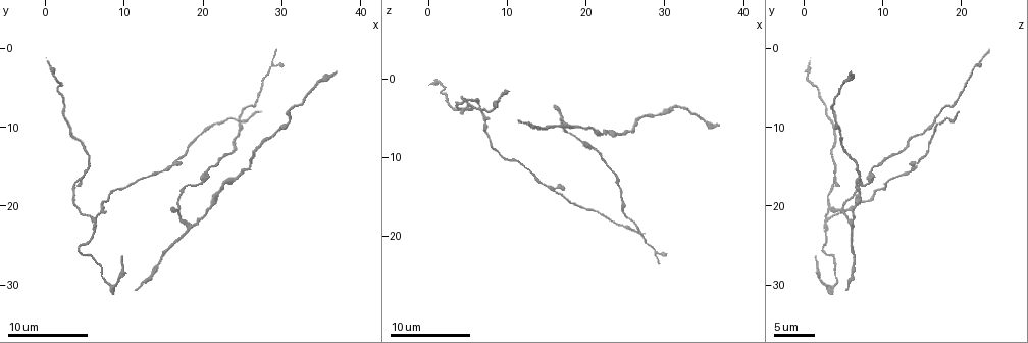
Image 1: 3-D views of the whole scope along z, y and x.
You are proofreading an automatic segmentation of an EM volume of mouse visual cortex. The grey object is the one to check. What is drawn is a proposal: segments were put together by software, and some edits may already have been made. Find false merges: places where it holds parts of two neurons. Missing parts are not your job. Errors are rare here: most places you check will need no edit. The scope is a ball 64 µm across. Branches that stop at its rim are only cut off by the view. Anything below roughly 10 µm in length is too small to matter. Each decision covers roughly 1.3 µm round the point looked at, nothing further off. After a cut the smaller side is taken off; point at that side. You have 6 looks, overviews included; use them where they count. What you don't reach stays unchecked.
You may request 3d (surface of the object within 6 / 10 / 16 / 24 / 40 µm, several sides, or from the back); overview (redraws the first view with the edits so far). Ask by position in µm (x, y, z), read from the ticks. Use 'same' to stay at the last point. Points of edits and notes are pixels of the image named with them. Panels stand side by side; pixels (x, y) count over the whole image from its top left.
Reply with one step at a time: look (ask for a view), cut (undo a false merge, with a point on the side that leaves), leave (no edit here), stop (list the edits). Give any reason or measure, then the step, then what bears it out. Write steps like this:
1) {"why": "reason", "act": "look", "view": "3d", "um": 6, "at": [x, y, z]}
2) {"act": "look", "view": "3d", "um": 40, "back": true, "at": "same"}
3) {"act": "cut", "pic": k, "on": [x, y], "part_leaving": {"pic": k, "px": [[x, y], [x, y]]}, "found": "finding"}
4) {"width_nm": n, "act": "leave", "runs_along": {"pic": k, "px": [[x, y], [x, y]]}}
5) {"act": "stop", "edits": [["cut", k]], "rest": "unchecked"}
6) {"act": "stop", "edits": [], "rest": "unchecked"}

{"act": "look", "view": "3d", "um": 6, "at": [19.2, 17.4, 7.8]}

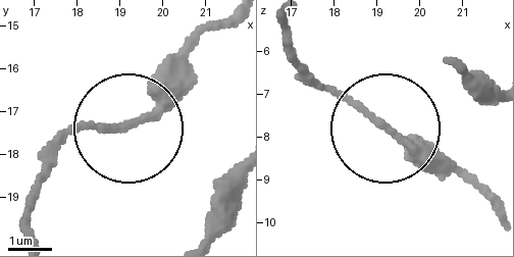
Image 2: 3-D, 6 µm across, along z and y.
{"act": "leave", "runs_along": {"pic": 2, "px": [[483, 194], [301, 78]]}, "found": "all the same neuron"}

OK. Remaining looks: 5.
{"why": "arms part here", "act": "look", "view": "3d", "um": 10, "at": [6.0, 21.8, 2.8]}

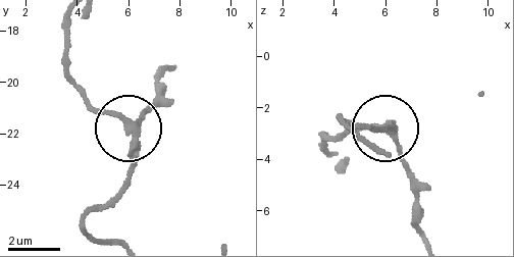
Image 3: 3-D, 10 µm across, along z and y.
{"act": "look", "view": "3d", "um": 10, "back": true, "at": "same"}

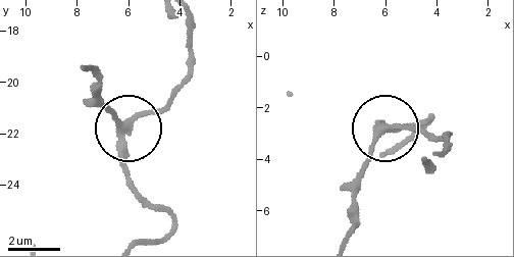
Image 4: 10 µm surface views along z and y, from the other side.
{"arms": 3, "act": "leave", "runs_along": {"pic": 4, "px": [[85, 71], [129, 131], [124, 176], [138, 201]]}, "found": "one neuron here"}

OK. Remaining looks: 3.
{"act": "stop", "edits": [], "rest": "unchecked"}

